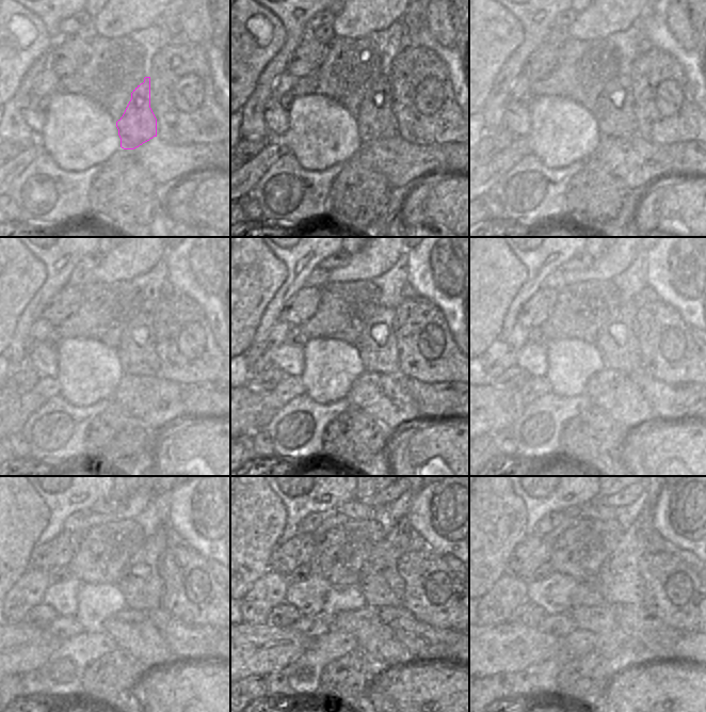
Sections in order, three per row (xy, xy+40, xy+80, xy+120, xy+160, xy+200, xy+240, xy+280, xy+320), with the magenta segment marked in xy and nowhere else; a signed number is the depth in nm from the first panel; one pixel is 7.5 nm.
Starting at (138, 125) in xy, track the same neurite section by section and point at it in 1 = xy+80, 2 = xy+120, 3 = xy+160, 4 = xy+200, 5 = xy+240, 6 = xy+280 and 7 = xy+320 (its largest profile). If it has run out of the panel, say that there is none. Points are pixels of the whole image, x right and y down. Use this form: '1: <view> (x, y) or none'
1: xy+80 (614, 116)
2: xy+120 (137, 354)
3: xy+160 (376, 346)
4: xy+200 (619, 347)
5: xy+240 (142, 587)
6: xy+280 (381, 584)
7: xy+320 (620, 582)

